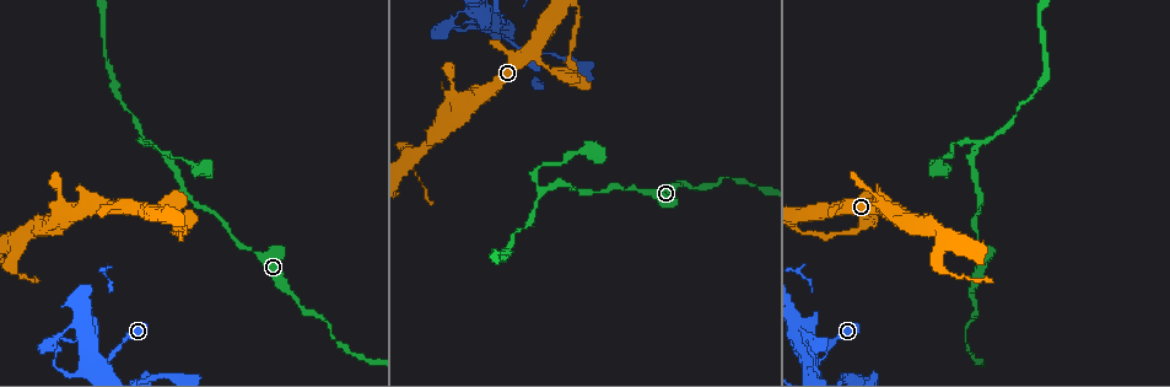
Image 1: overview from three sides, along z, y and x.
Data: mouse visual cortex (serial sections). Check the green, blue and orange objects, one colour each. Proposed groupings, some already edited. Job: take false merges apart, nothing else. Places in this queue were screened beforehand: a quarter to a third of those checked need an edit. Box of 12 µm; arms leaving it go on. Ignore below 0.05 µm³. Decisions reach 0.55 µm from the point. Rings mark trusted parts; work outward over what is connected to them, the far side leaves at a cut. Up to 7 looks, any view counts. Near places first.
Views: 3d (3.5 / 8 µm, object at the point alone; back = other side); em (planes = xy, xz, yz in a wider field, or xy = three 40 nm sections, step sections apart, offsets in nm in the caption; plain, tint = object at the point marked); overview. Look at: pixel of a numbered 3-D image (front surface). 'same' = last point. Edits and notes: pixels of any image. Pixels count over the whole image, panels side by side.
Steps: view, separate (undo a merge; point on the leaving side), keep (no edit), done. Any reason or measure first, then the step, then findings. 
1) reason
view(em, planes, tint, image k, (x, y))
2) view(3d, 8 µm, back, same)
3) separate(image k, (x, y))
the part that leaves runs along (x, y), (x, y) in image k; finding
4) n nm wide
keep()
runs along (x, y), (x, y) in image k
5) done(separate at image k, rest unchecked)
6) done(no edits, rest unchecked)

branch point
view(3d, 3.5 µm, image 1, (68, 213))

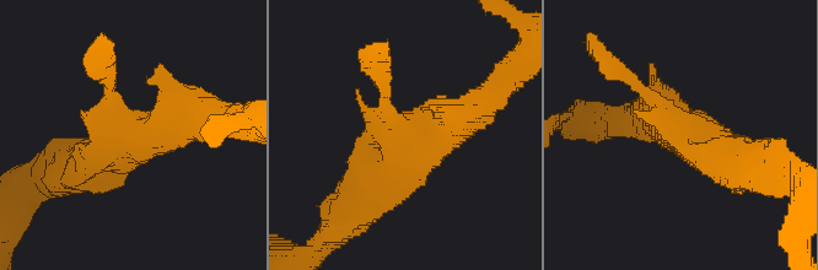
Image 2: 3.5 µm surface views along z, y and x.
shape alone is not enough
view(em, xy, step 1, tint, image 2, (127, 129))

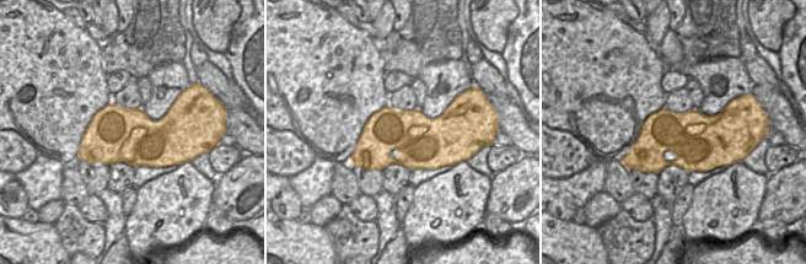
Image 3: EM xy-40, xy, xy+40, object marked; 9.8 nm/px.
keep()
runs along (486, 96), (366, 196) in image 2; continuous, no second cell

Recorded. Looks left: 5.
thin neck
view(3d, 3.5 µm, image 1, (863, 213))

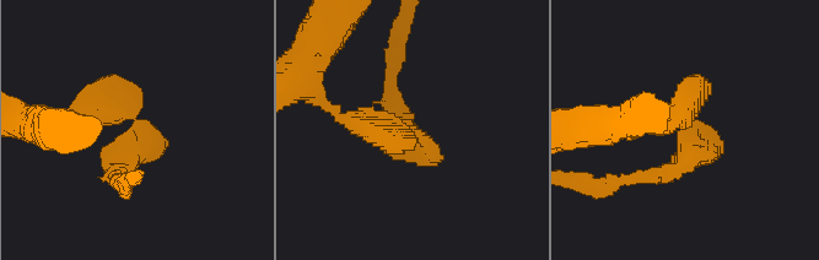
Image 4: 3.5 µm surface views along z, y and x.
now the EM
view(em, xy, step 3, tint, image 4, (409, 131))

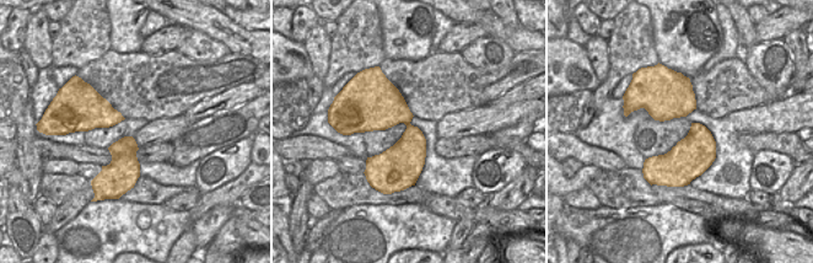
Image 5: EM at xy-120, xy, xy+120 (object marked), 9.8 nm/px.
340 nm wide
keep()
runs along (64, 126), (124, 110), (131, 175) in image 4; one cell here

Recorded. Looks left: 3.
arms part here
view(3d, 3.5 µm, back, image 1, (981, 144))

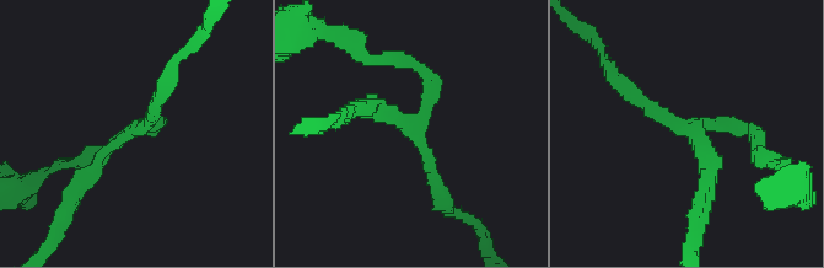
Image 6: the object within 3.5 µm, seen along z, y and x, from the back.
3 arms; arms of 200, 200, 250 nm; now the EM
view(em, planes, tint, image 6, (129, 132))

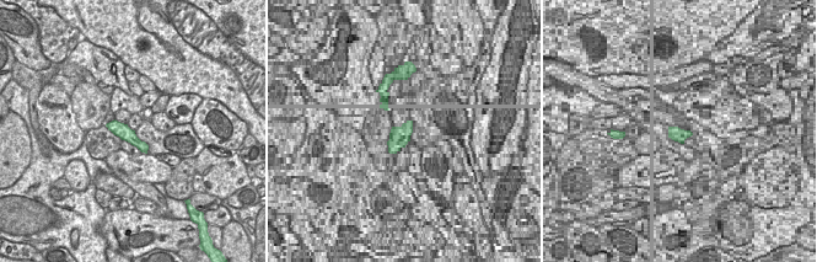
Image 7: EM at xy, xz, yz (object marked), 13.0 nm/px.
keep()
all the same cell

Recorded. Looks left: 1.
done(no edits, rest unchecked)

